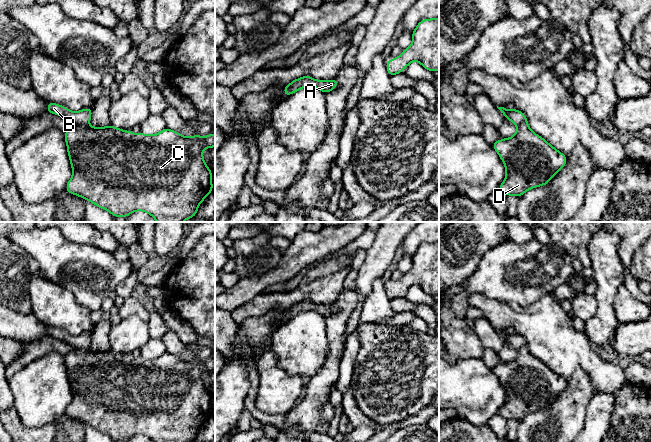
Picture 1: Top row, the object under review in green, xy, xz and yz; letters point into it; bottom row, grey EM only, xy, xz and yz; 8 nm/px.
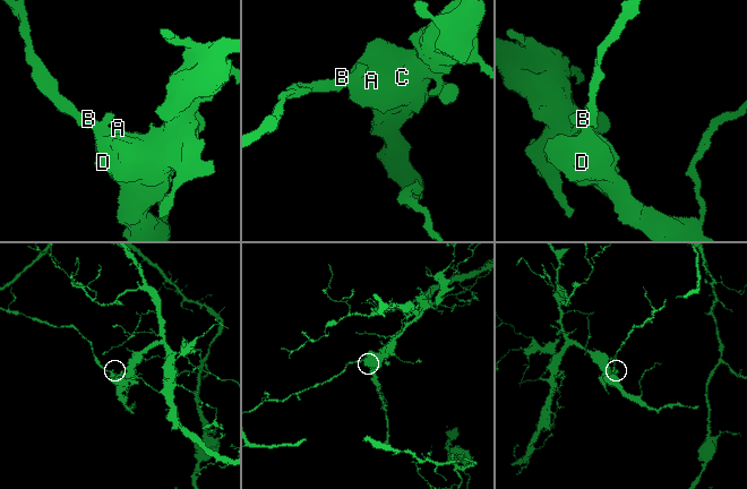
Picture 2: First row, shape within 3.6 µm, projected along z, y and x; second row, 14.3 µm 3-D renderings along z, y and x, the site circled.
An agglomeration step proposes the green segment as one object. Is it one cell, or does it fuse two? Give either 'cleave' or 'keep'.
cleave

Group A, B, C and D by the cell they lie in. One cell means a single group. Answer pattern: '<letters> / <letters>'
A C D / B

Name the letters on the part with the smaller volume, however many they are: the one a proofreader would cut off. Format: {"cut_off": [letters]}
{"cut_off": ["B"]}

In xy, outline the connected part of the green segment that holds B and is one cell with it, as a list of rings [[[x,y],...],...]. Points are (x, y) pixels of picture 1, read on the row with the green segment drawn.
[[[47,102],[47,112],[59,115],[79,125],[89,124],[92,110],[93,108],[84,108],[81,111],[73,112],[62,105]]]

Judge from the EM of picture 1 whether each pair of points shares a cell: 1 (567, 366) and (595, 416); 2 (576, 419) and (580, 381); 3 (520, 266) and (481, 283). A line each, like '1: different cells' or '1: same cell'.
1: different cells
2: same cell
3: same cell

